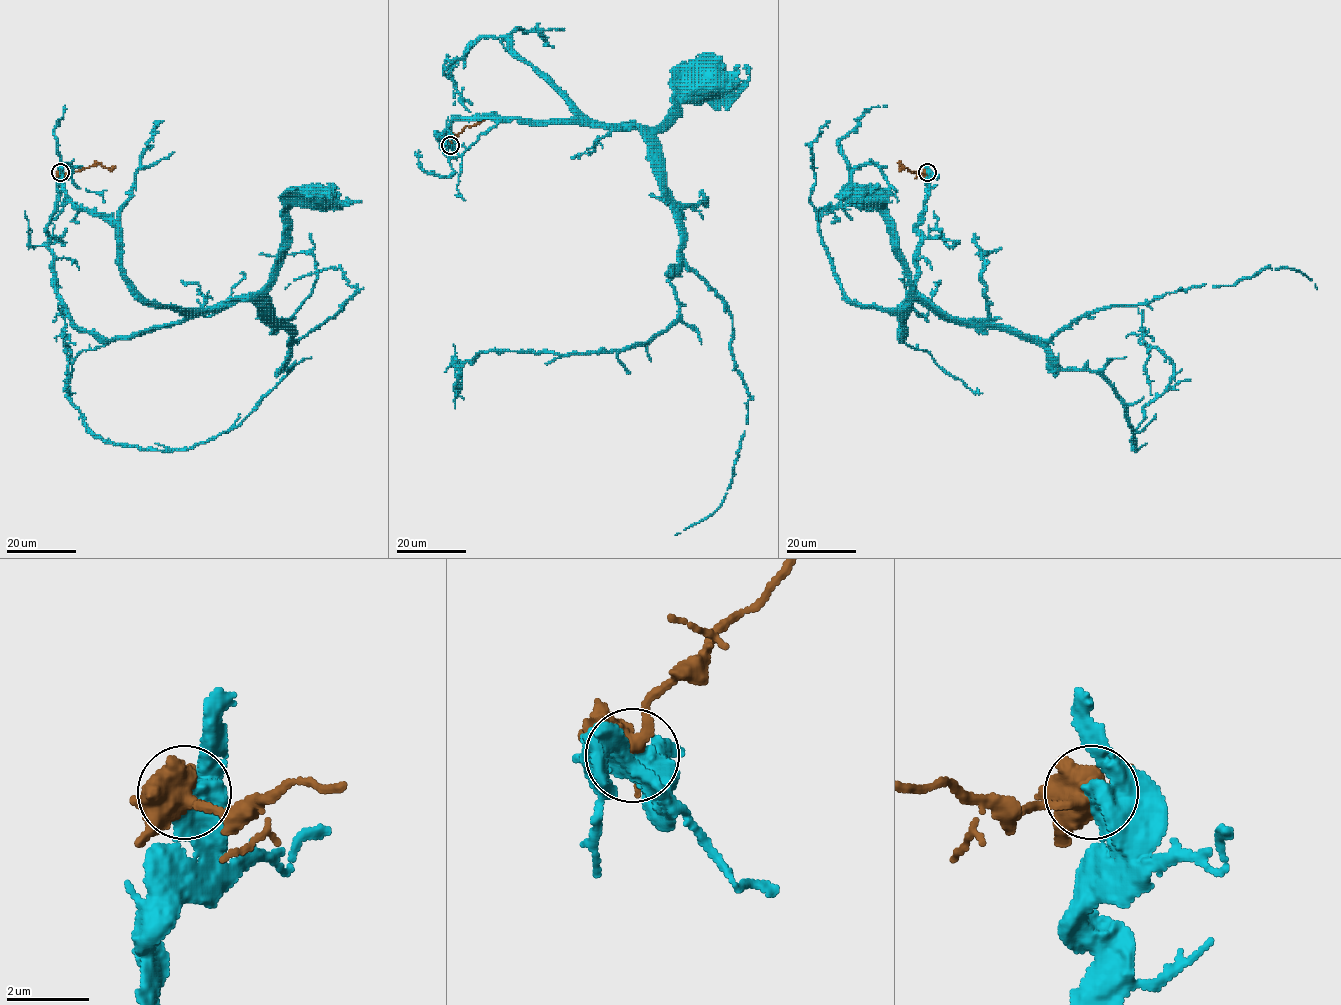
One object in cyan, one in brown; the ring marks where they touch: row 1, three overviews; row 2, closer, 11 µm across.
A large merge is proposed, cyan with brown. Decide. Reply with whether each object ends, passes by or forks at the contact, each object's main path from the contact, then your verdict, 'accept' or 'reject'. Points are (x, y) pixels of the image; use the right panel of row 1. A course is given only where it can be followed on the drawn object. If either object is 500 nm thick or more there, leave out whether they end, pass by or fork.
cyan via (927, 172), (927, 199), (916, 228), (917, 287), (903, 306), (899, 339), (909, 282), (884, 211), (864, 192) | brown via (927, 172), (908, 171), (900, 164), (898, 168), (904, 168) | reject

